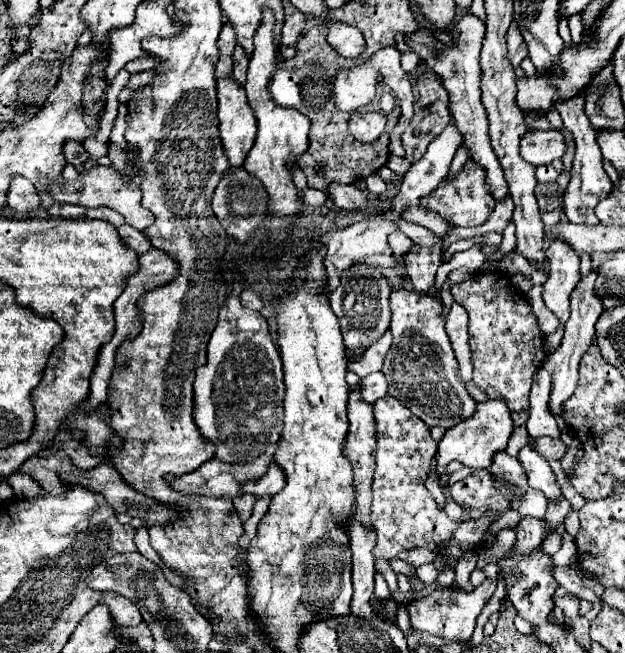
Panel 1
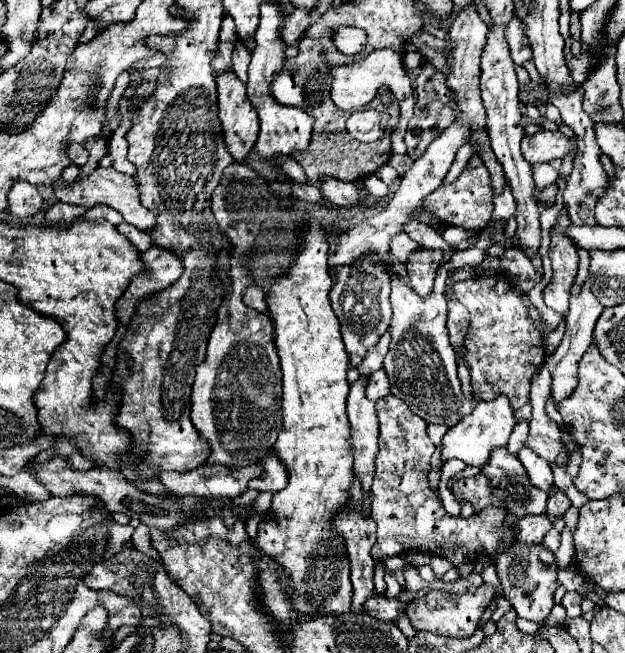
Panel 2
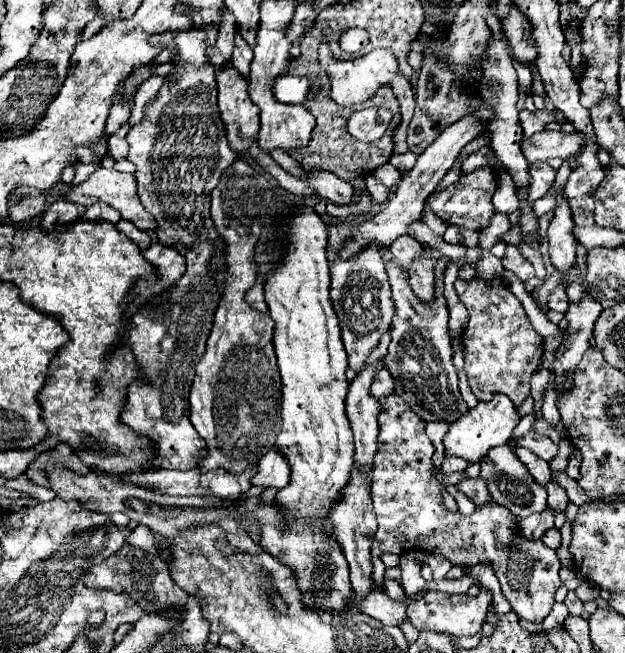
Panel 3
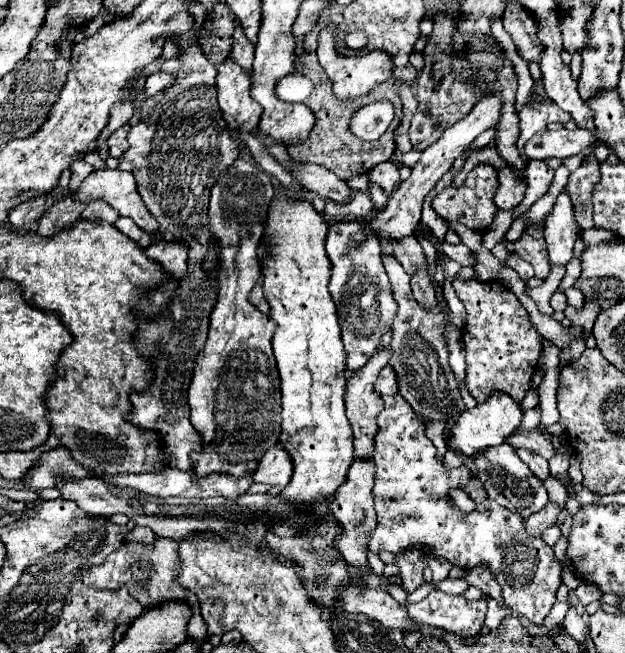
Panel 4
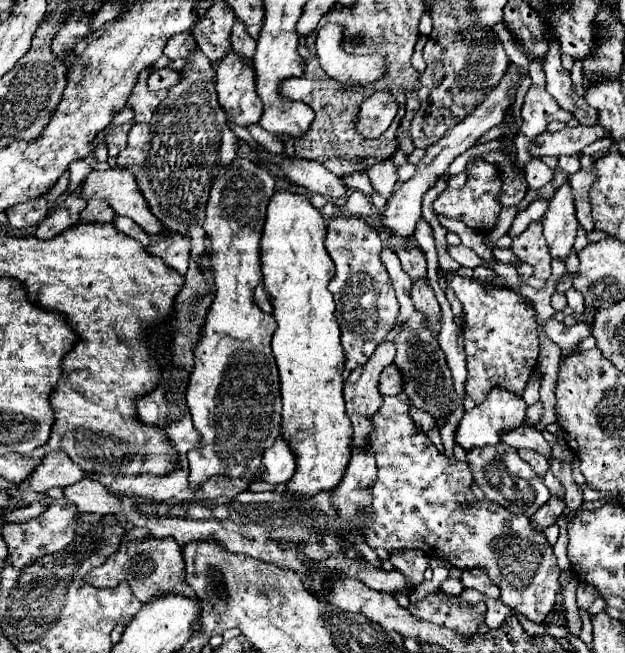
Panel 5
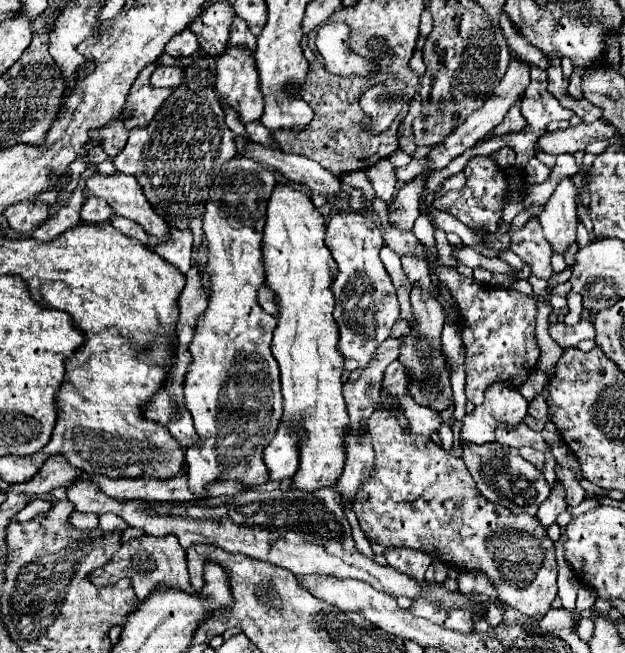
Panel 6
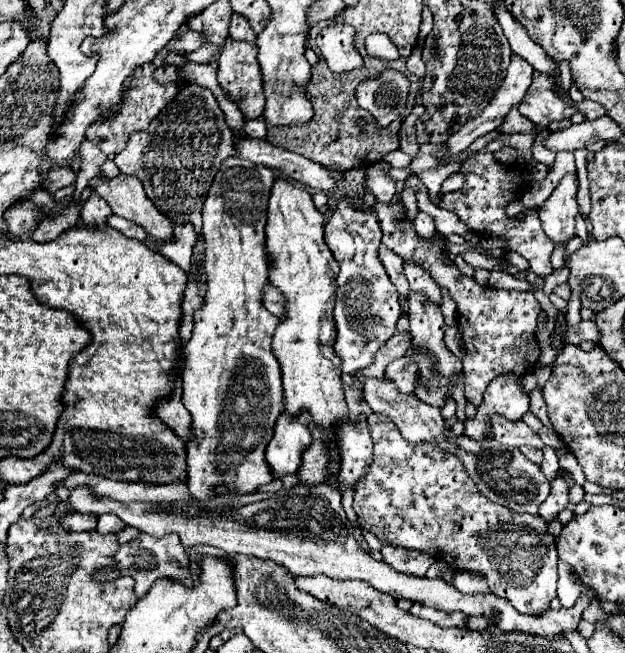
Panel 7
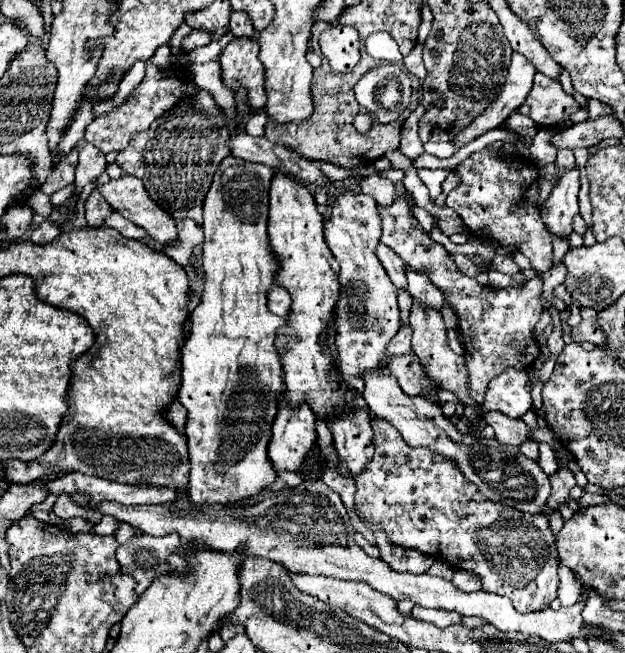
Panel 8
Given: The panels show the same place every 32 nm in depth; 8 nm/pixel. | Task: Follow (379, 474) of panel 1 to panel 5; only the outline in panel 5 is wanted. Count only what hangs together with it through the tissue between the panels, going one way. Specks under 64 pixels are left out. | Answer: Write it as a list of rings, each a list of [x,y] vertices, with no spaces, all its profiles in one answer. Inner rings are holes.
[[[374,420],[370,440],[378,476],[372,486],[372,524],[364,530],[368,546],[388,550],[416,548],[426,556],[444,558],[460,570],[484,568],[500,584],[500,598],[508,608],[532,622],[542,622],[556,604],[560,568],[544,534],[532,530],[530,518],[516,516],[490,500],[478,502],[470,492],[473,476],[468,464],[440,454],[428,436],[416,436],[416,428]],[[456,492],[466,494],[470,508],[456,502]]]

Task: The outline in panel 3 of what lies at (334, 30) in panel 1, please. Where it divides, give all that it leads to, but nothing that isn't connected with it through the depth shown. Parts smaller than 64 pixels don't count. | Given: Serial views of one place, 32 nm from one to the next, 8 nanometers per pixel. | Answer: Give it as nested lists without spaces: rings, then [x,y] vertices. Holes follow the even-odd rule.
[[[348,28],[348,30],[344,30],[342,36],[340,36],[340,48],[346,54],[354,54],[356,50],[362,50],[364,44],[366,44],[366,40],[360,40],[360,38],[368,38],[368,32],[364,32],[362,28]]]

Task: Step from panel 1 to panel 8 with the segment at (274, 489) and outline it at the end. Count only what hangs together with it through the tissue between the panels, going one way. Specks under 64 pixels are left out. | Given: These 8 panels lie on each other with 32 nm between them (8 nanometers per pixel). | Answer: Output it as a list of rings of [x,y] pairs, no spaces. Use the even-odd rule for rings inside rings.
[[[280,396],[280,412],[272,426],[272,440],[268,442],[268,460],[276,472],[296,472],[304,464],[304,456],[310,452],[316,440],[316,420],[306,404],[292,410]]]

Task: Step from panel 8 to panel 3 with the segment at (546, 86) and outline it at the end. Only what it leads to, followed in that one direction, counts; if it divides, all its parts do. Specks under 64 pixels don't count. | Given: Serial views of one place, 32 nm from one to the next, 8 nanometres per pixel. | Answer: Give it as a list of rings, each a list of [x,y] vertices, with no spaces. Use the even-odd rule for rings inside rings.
[[[528,110],[520,112],[520,122],[522,122],[522,130],[524,130],[524,138],[530,138],[532,134],[544,130],[544,126],[548,122],[564,122],[562,114],[558,118],[552,118],[552,114],[548,110],[538,112],[538,114],[530,114]]]

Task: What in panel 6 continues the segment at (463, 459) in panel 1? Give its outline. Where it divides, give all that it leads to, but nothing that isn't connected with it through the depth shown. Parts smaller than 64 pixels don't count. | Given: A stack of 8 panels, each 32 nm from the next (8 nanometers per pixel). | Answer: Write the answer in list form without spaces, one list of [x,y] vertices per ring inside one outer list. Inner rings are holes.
[[[502,382],[488,388],[484,404],[476,406],[474,412],[466,414],[460,428],[460,440],[466,444],[486,444],[496,442],[494,430],[498,424],[516,426],[524,420],[528,402],[524,396]]]

